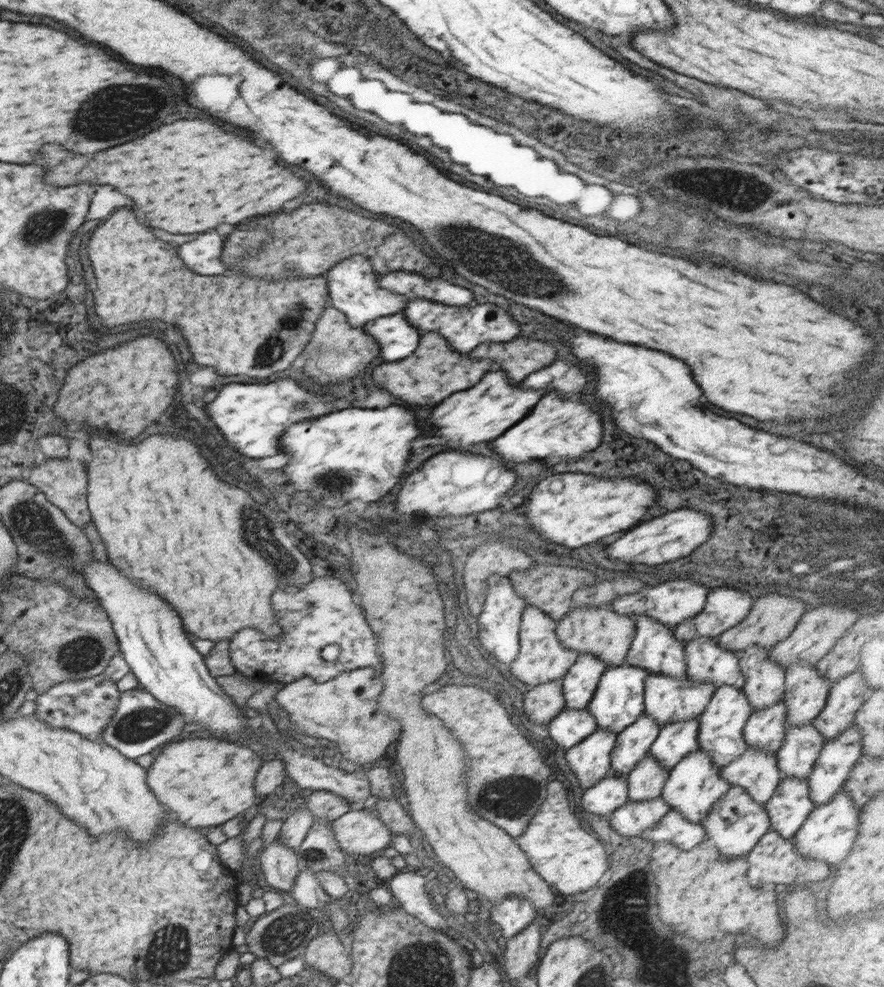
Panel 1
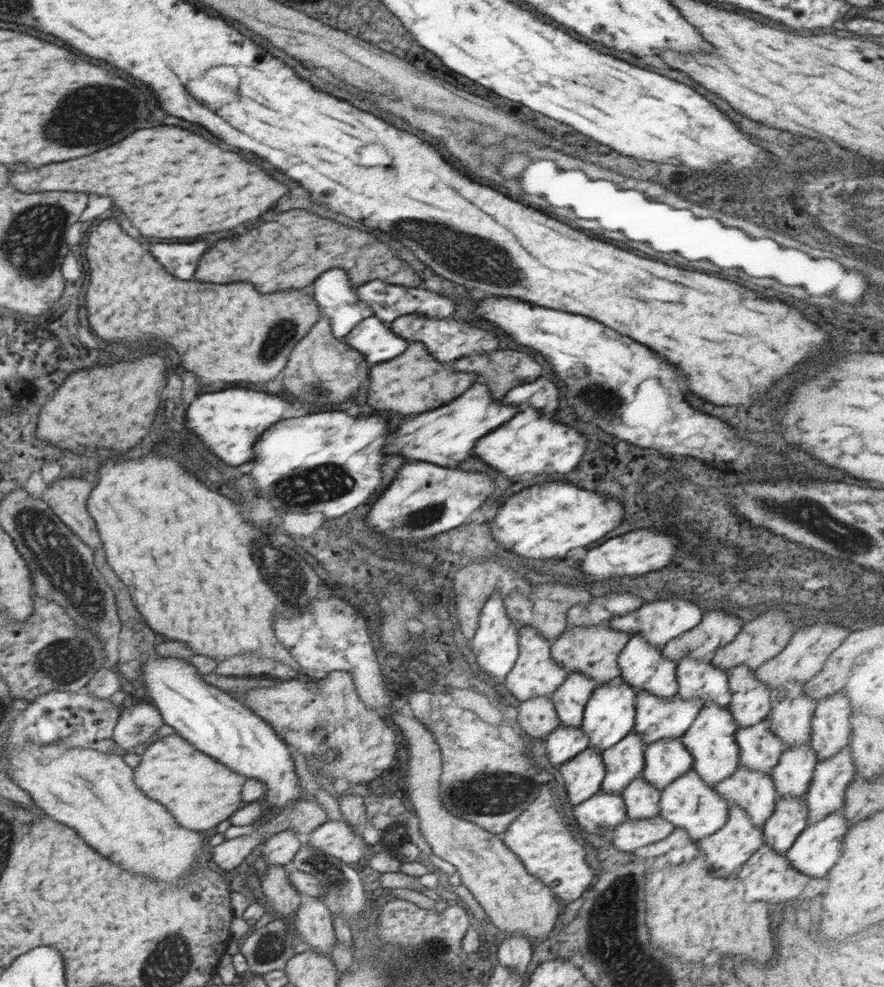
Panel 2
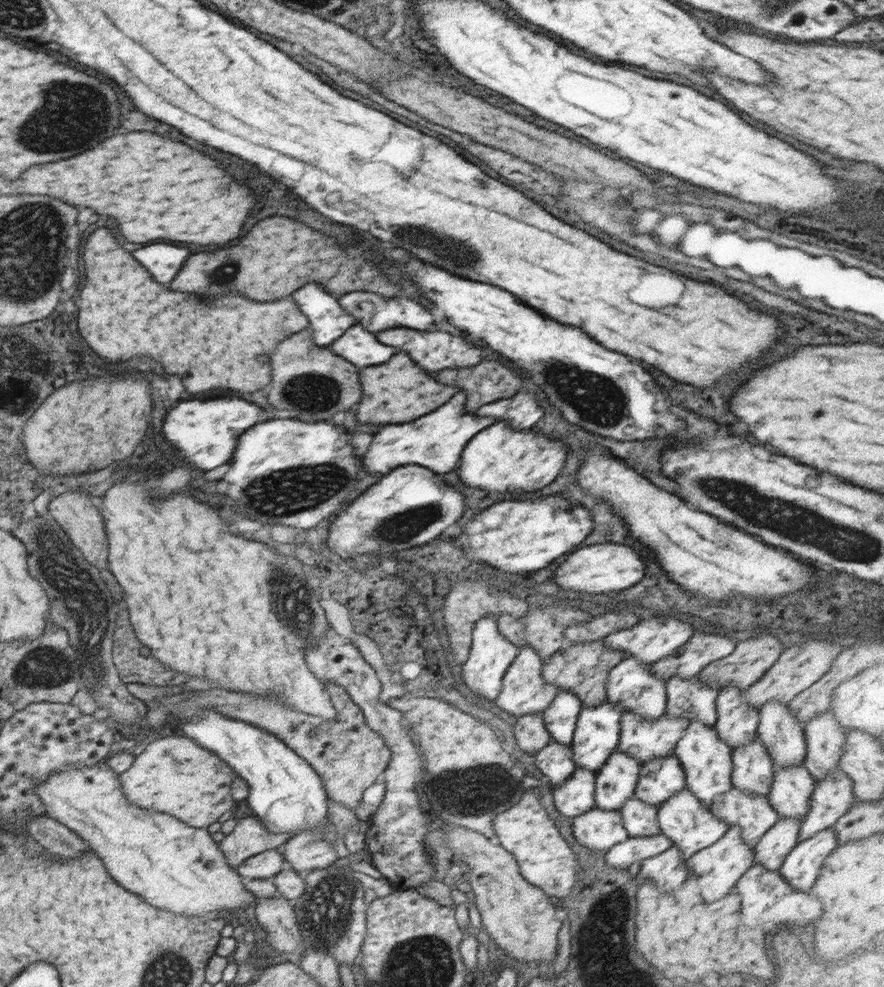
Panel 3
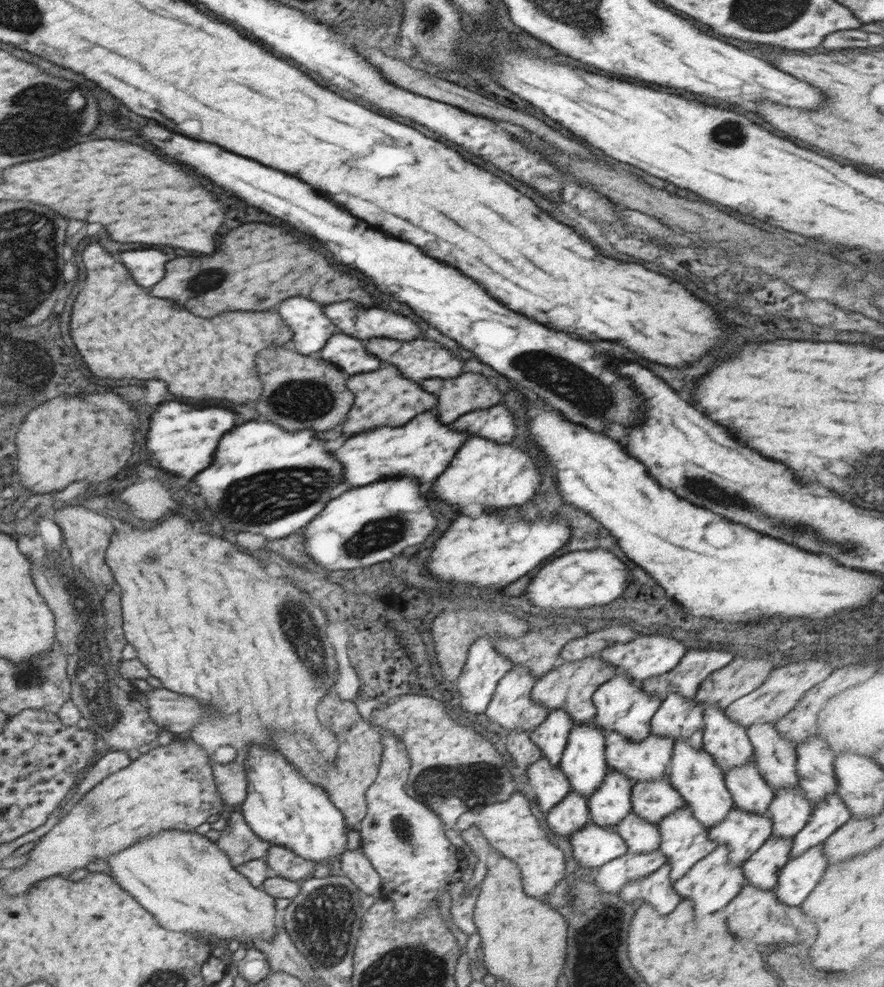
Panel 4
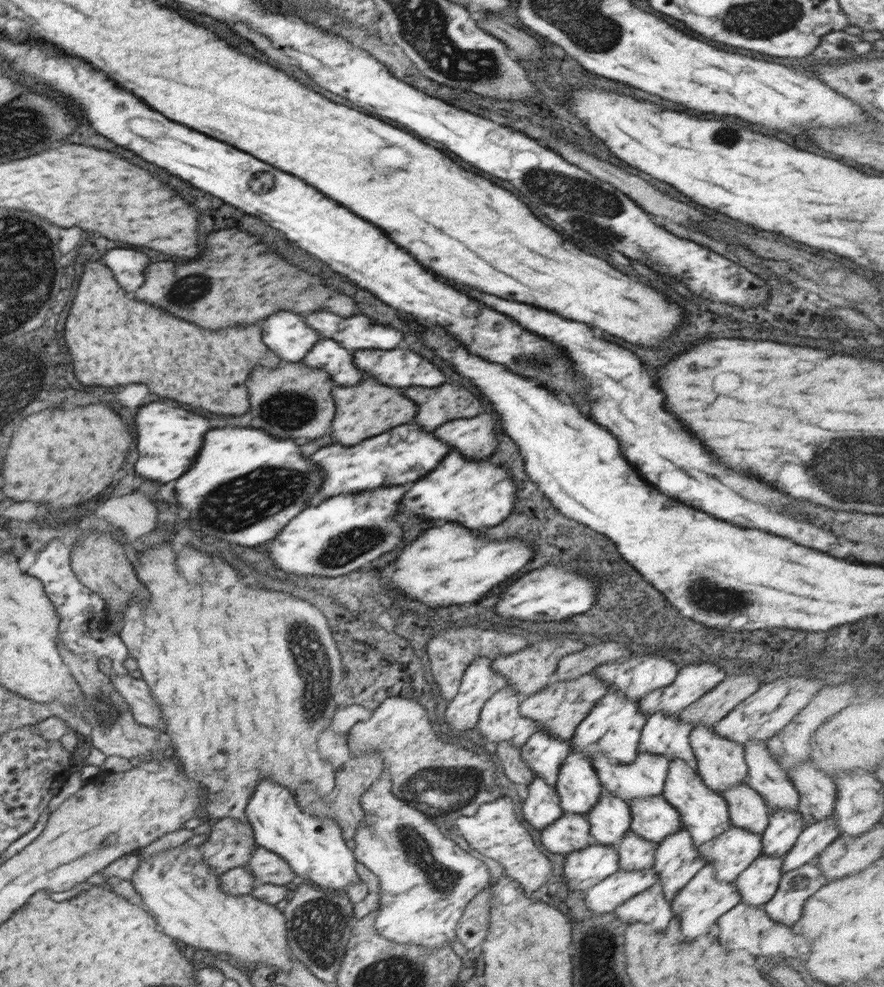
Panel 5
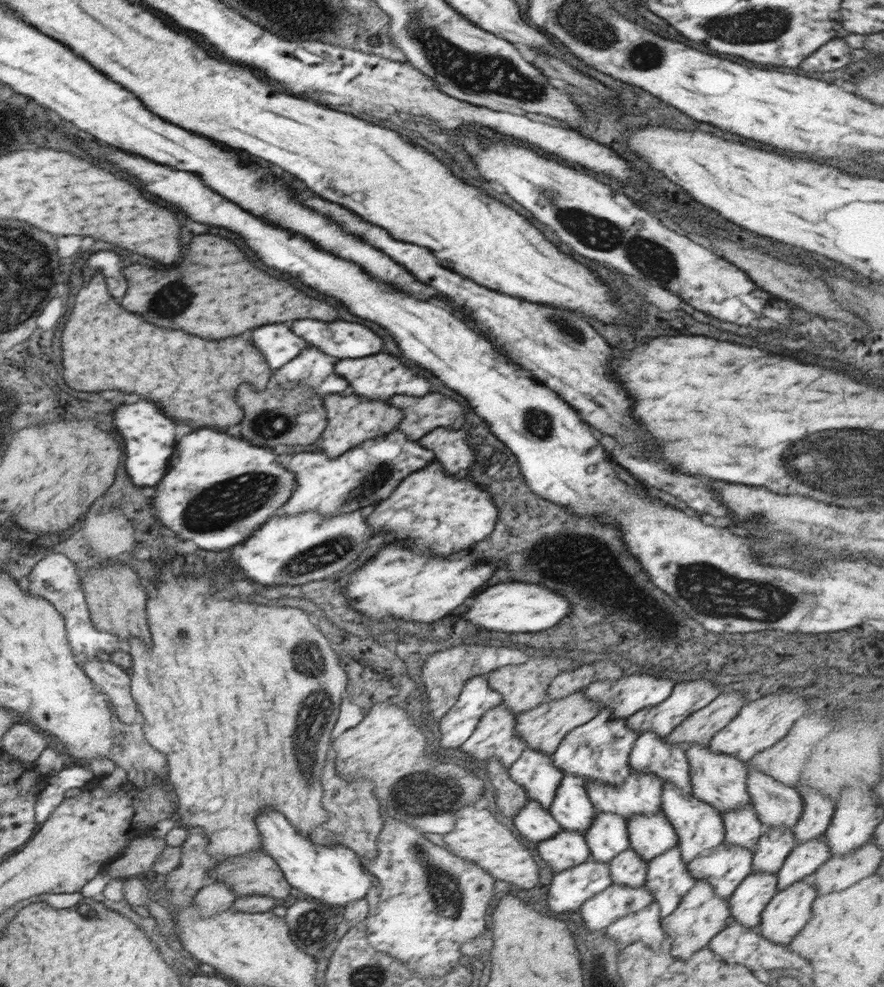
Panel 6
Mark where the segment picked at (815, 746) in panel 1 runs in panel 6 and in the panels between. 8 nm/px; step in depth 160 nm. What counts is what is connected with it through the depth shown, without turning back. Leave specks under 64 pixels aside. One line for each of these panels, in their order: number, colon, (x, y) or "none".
2: (792, 776)
3: (792, 787)
4: (790, 810)
5: (784, 827)
6: (773, 847)

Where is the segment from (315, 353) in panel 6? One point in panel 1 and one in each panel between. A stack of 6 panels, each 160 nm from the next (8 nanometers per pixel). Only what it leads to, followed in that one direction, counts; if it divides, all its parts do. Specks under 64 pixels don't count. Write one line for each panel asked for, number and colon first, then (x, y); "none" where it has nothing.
1: (397, 339)
2: (373, 338)
3: (358, 346)
4: (349, 354)
5: (326, 354)

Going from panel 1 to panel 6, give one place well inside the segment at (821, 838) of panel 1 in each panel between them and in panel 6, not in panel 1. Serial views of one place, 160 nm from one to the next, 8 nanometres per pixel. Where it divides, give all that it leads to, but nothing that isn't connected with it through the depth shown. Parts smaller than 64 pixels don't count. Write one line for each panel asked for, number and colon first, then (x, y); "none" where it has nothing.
2: (817, 848)
3: (801, 868)
4: (800, 875)
5: (796, 887)
6: (789, 910)

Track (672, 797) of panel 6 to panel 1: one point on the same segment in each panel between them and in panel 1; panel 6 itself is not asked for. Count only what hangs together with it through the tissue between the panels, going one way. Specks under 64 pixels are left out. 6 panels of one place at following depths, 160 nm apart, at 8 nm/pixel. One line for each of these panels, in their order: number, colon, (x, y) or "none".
1: (722, 722)
2: (711, 740)
3: (706, 760)
4: (700, 781)
5: (704, 813)

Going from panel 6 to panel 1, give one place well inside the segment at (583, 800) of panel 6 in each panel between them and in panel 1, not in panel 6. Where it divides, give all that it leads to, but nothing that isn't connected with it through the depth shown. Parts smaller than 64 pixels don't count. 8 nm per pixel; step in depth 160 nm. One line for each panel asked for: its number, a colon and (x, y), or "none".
1: (618, 701)
2: (609, 714)
3: (596, 737)
4: (583, 763)
5: (578, 787)

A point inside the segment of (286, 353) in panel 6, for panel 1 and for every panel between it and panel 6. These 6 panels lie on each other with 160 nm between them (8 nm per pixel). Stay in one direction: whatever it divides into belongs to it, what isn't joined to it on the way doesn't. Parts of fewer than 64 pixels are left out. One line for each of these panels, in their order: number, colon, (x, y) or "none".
1: (352, 283)
2: (333, 293)
3: (328, 320)
4: (310, 329)
5: (287, 335)

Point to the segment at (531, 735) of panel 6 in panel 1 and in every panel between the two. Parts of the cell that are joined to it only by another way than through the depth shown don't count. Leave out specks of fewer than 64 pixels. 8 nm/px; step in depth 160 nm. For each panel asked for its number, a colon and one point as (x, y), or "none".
1: (596, 630)
2: (594, 651)
3: (583, 668)
4: (570, 687)
5: (559, 709)

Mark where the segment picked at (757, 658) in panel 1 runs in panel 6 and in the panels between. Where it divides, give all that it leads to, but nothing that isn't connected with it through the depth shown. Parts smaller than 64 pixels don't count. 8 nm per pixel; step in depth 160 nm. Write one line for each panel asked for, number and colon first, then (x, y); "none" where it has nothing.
2: (750, 699)
3: (737, 722)
4: (729, 743)
5: (721, 764)
6: (717, 779)

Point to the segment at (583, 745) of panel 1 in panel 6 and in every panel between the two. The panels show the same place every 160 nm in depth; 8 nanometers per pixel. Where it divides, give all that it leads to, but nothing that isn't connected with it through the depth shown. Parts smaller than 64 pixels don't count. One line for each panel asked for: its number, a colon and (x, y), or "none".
2: (583, 774)
3: (576, 796)
4: (571, 814)
5: (571, 832)
6: (568, 848)

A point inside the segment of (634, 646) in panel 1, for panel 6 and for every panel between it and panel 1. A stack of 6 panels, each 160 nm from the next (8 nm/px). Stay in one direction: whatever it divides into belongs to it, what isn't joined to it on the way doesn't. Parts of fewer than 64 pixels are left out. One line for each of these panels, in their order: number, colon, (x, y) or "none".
2: (643, 667)
3: (630, 684)
4: (622, 706)
5: (613, 728)
6: (599, 750)

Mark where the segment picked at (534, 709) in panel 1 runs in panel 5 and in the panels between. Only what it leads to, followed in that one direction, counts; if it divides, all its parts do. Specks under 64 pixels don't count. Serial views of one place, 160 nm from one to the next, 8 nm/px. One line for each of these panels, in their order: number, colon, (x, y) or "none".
2: (537, 717)
3: (531, 736)
4: (522, 751)
5: (518, 772)

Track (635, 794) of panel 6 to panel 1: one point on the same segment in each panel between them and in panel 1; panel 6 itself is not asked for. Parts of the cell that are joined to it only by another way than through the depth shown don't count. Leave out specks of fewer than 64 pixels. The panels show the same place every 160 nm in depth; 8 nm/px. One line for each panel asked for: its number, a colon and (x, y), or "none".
1: (667, 700)
2: (656, 718)
3: (643, 740)
4: (650, 759)
5: (645, 776)

